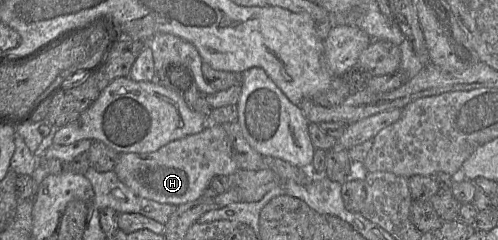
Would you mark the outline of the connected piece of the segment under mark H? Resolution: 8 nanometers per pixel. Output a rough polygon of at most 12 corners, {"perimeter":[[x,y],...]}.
{"perimeter":[[221,124],[113,171],[139,197],[179,206],[238,166]]}

